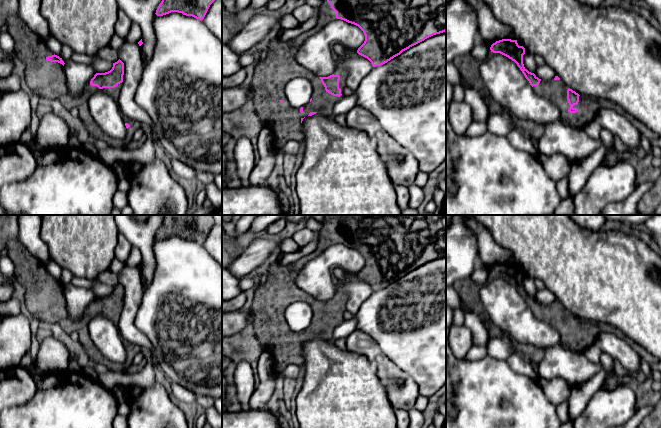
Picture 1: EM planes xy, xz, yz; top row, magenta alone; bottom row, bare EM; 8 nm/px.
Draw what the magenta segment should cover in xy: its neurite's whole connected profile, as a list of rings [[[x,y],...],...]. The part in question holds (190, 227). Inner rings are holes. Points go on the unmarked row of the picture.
[[[165,215],[155,238],[178,236],[202,245],[214,225],[213,215]]]

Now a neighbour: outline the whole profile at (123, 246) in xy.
[[[119,233],[117,236],[117,244],[114,251],[115,258],[126,265],[131,248],[132,245],[130,242],[121,233]]]

